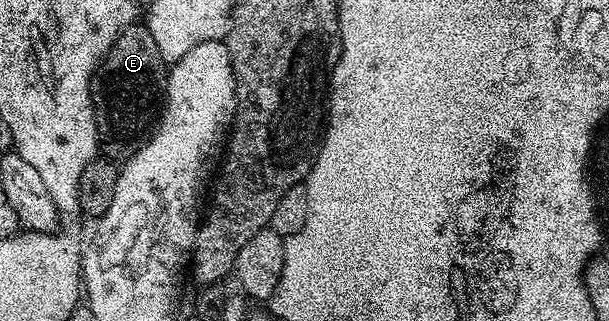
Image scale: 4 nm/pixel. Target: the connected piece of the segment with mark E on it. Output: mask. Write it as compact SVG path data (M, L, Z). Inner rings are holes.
M133 23L120 32L118 39L108 49L98 70L99 76L104 76L108 84L108 102L97 104L96 136L98 149L107 160L113 163L123 163L135 155L148 142L154 132L154 126L162 112L162 98L166 93L166 62L158 55L158 46L154 44L154 35L150 35L147 24Z

